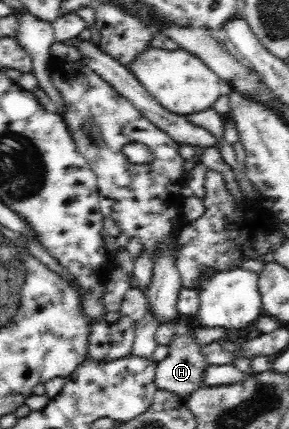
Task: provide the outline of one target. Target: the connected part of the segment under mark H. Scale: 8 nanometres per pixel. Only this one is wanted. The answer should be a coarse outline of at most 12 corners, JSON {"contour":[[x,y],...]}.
{"contour":[[193,332],[177,333],[156,363],[158,389],[188,398],[207,361]]}

